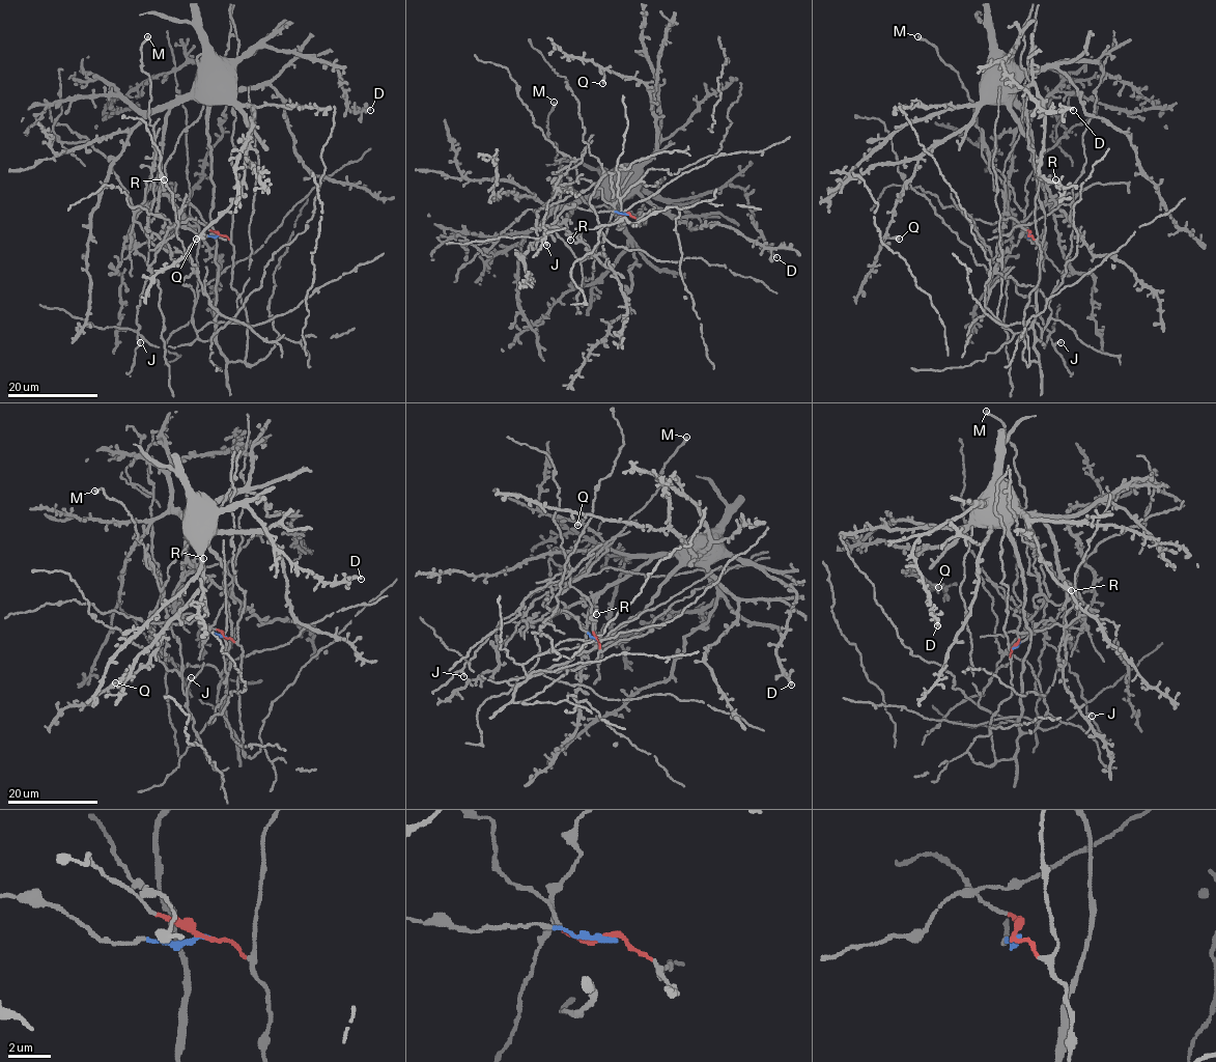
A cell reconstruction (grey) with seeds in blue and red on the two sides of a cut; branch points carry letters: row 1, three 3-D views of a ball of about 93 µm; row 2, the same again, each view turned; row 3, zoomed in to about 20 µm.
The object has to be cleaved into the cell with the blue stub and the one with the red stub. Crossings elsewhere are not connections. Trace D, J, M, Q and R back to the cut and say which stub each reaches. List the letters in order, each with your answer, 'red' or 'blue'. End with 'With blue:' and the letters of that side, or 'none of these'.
D: red
J: blue
M: blue
Q: red
R: red
With blue: J, M

